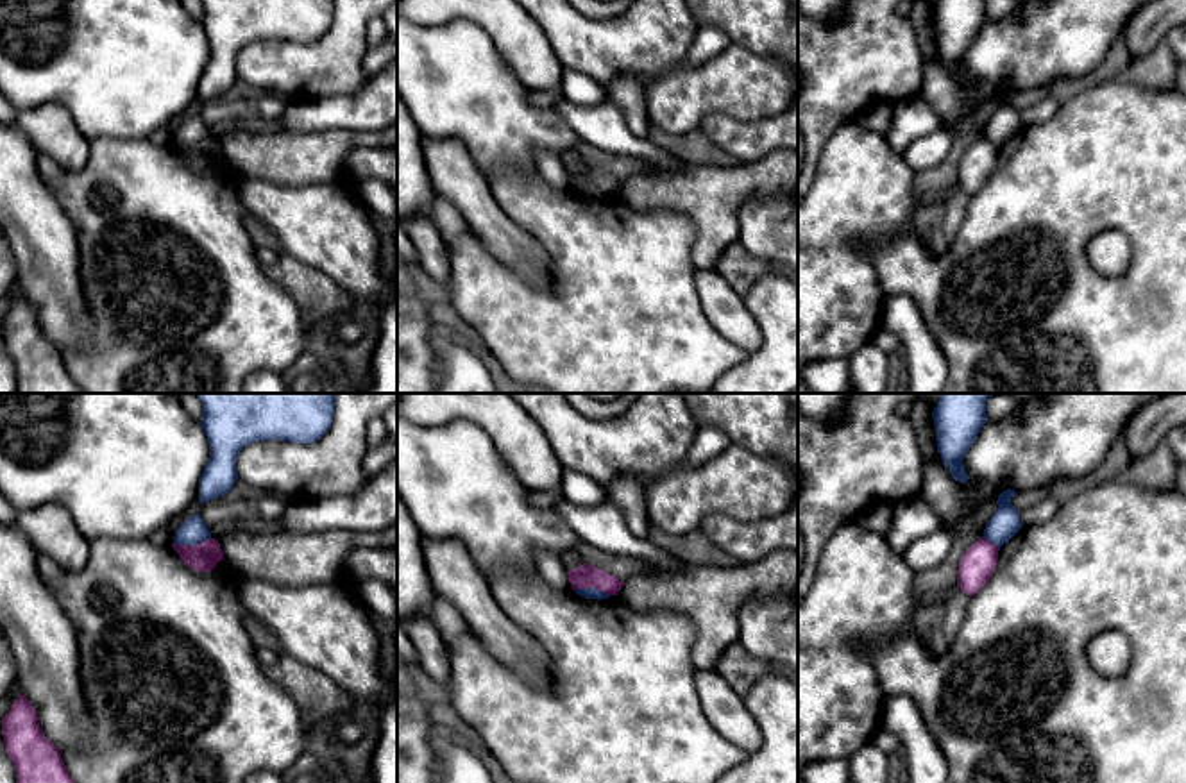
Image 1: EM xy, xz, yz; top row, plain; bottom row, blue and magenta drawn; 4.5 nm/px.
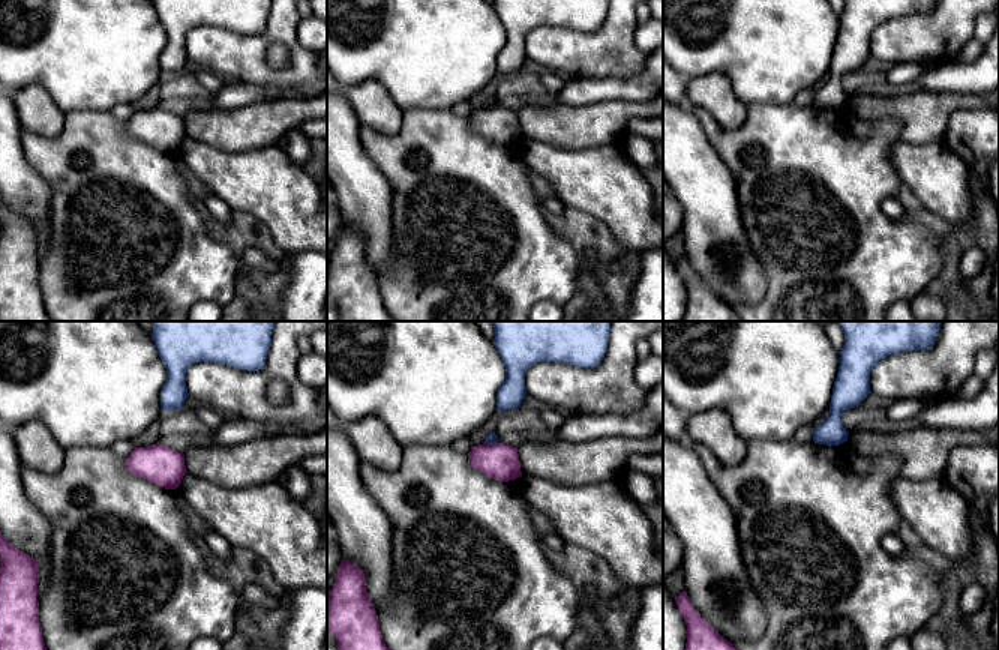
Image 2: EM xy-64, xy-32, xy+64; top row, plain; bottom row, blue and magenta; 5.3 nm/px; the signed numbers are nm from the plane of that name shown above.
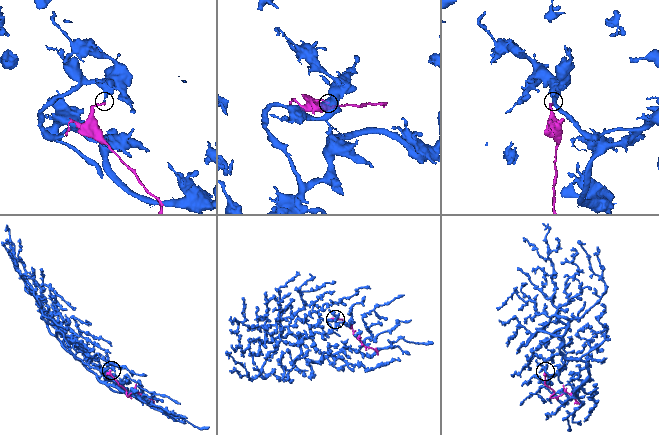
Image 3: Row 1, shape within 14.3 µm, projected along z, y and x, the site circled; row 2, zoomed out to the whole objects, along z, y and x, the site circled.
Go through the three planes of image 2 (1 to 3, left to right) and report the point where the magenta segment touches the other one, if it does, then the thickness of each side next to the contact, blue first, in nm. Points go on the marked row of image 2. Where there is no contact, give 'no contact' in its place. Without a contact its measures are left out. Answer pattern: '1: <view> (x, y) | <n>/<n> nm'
1: no contact
2: xy-32 (491, 443) | 50/200 nm
3: no contact

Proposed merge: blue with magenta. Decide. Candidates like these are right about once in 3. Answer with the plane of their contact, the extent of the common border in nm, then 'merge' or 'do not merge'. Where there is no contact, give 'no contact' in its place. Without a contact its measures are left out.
contact in xy; length 170 nm; do not merge

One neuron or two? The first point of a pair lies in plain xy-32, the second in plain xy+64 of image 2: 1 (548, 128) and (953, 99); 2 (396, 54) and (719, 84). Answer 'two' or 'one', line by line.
1: one
2: two

